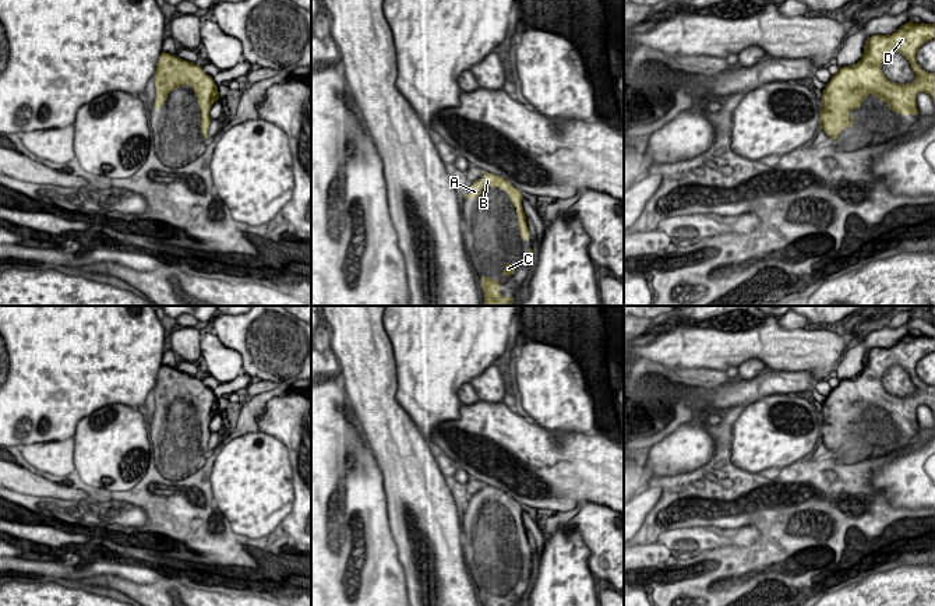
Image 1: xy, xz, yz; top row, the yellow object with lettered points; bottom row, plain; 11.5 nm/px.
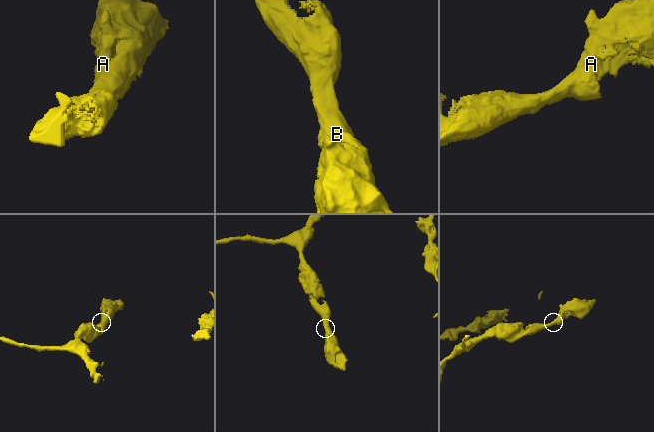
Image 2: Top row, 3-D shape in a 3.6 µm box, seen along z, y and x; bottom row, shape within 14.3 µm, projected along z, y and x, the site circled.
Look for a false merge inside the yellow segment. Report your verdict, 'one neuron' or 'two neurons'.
one neuron

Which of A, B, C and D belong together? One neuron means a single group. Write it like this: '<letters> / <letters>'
A B C D

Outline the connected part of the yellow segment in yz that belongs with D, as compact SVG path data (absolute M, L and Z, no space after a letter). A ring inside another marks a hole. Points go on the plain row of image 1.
M911 332L892 348L872 348L868 350L861 373L854 378L840 380L822 404L823 420L819 434L821 441L830 450L830 454L835 454L847 438L853 438L854 430L848 424L860 420L869 406L879 413L885 413L896 427L918 427L915 411L920 405L928 406L935 416L935 385L922 383L915 371L917 363L932 352L935 352L935 337L914 337ZM895 364L902 366L915 385L917 390L911 397L896 397L885 390L882 384L883 374Z

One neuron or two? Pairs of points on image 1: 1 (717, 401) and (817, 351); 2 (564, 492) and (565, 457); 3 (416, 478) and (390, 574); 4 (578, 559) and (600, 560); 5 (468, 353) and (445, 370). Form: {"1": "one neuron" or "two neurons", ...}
{"1": "two neurons", "2": "one neuron", "3": "two neurons", "4": "two neurons", "5": "one neuron"}

